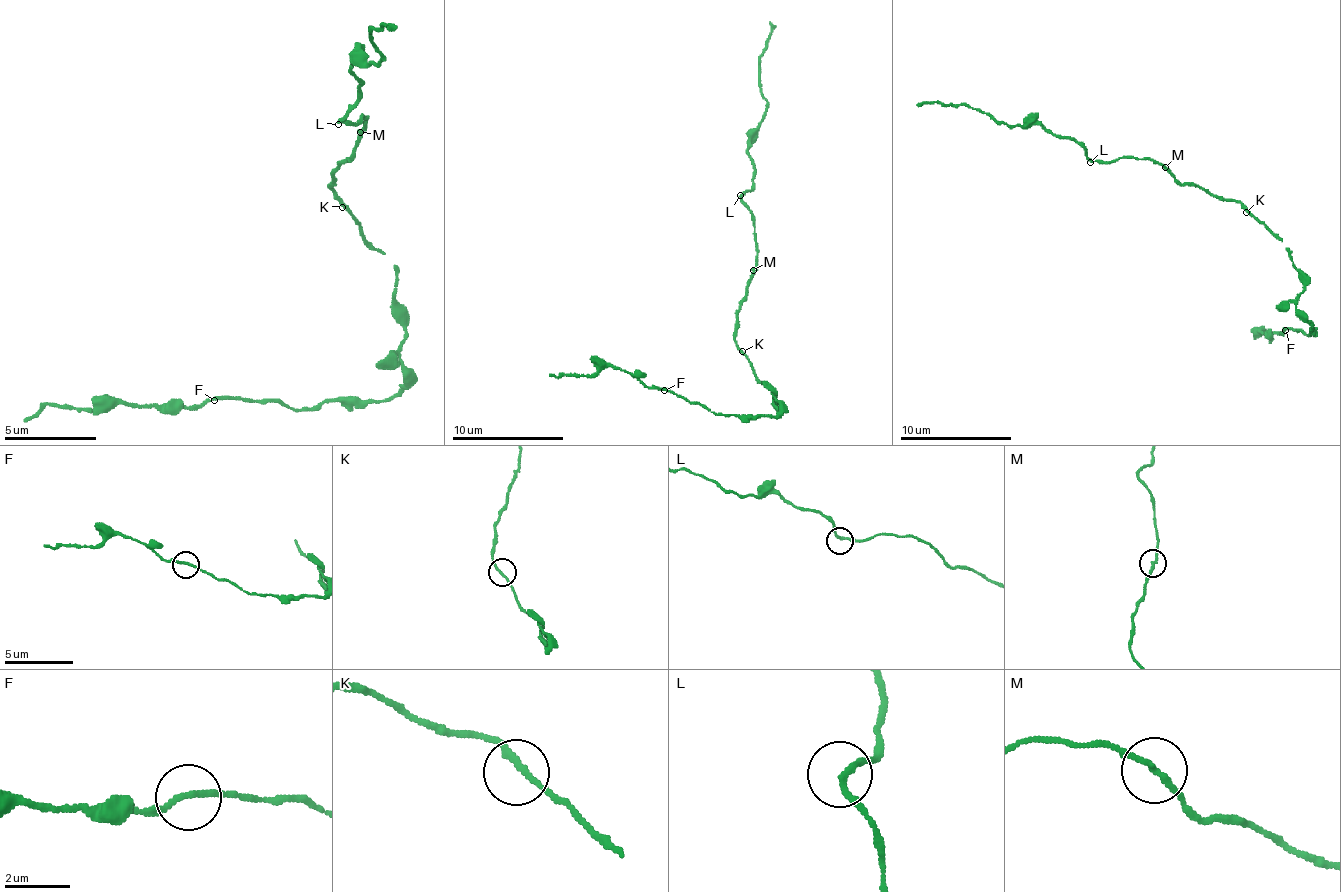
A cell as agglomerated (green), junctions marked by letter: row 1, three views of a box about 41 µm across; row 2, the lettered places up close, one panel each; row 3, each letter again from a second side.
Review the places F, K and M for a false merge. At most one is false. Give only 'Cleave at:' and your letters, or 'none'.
Cleave at: none

